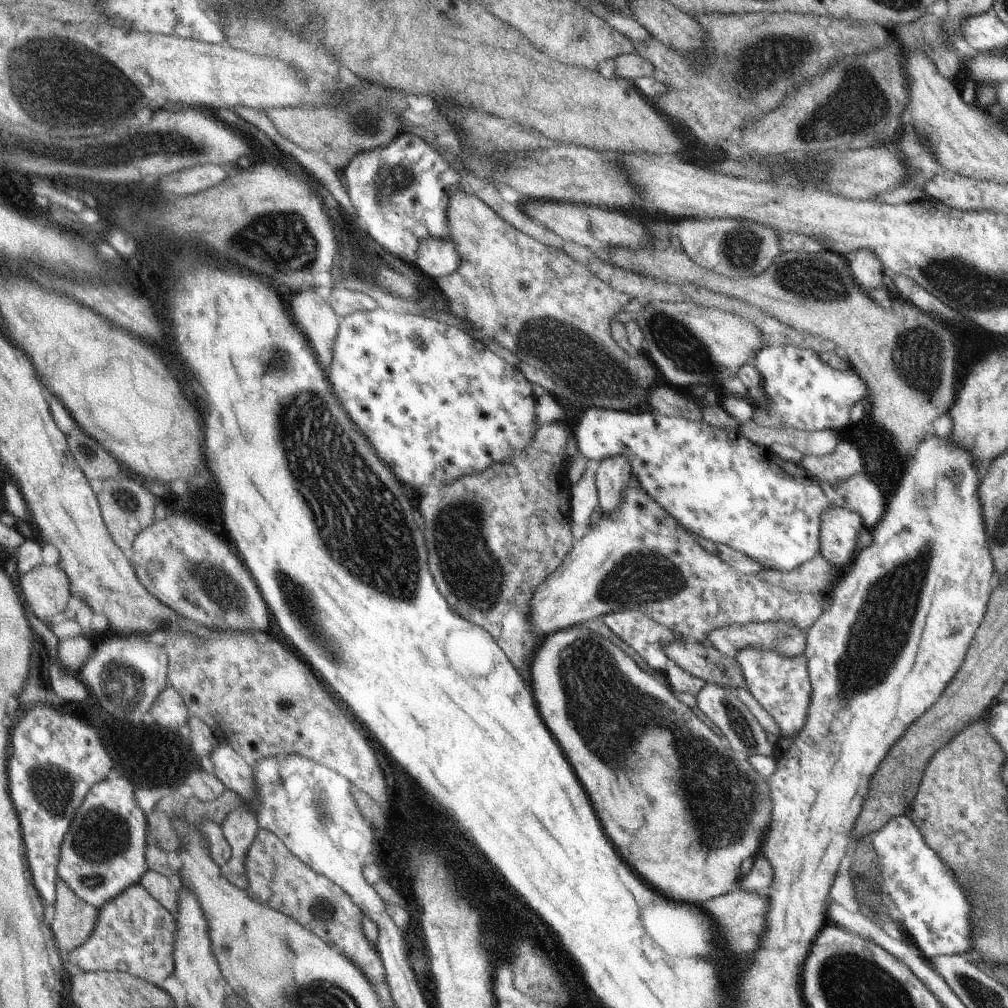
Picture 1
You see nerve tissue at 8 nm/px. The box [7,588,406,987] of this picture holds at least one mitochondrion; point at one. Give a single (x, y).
(104, 835)

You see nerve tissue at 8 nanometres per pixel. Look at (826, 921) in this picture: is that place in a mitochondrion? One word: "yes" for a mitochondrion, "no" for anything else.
no

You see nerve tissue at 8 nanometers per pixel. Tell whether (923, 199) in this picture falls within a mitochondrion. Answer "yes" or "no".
no

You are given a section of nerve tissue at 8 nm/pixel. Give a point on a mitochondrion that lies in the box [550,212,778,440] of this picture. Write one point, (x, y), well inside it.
(677, 343)

